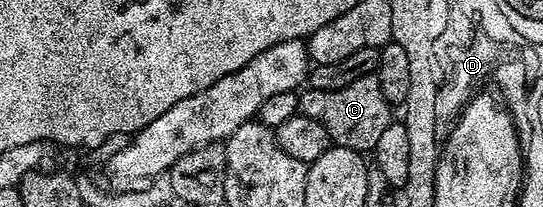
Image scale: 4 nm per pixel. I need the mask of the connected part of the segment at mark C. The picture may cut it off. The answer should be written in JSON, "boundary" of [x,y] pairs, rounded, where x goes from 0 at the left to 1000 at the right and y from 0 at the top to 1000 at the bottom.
{"boundary":[[[689,362],[656,382],[656,401],[626,420],[626,440],[558,425],[549,449],[549,536],[567,575],[582,575],[615,700],[641,710],[669,749],[680,744],[692,710],[707,614],[715,614],[722,580],[722,512],[707,478],[707,440],[700,440],[700,401]]]}

